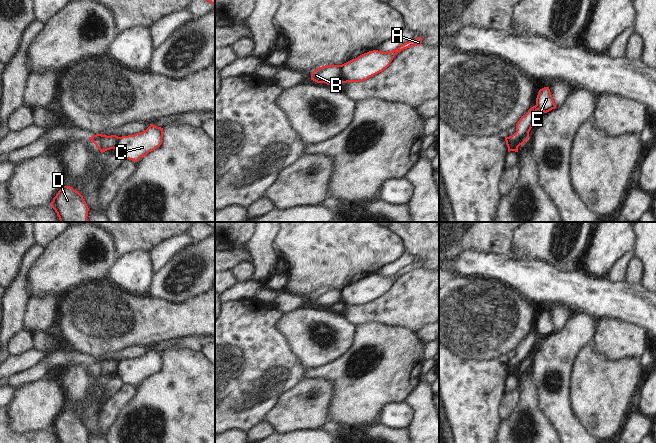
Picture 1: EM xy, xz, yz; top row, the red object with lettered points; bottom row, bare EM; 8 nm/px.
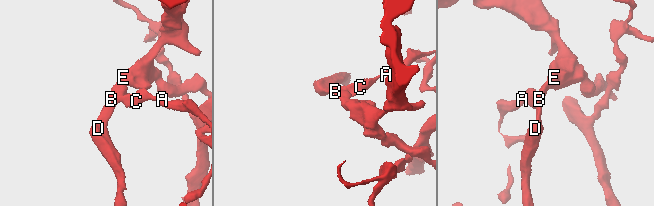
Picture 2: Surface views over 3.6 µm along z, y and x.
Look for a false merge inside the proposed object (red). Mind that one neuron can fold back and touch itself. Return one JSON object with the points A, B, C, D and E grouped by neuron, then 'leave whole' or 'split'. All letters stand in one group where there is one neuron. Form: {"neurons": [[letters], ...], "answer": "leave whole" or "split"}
{"neurons": [["A", "C"], ["B", "D", "E"]], "answer": "split"}

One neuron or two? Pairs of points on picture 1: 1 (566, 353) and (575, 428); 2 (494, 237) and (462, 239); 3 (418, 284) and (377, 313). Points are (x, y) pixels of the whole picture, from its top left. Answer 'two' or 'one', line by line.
1: one
2: one
3: one

